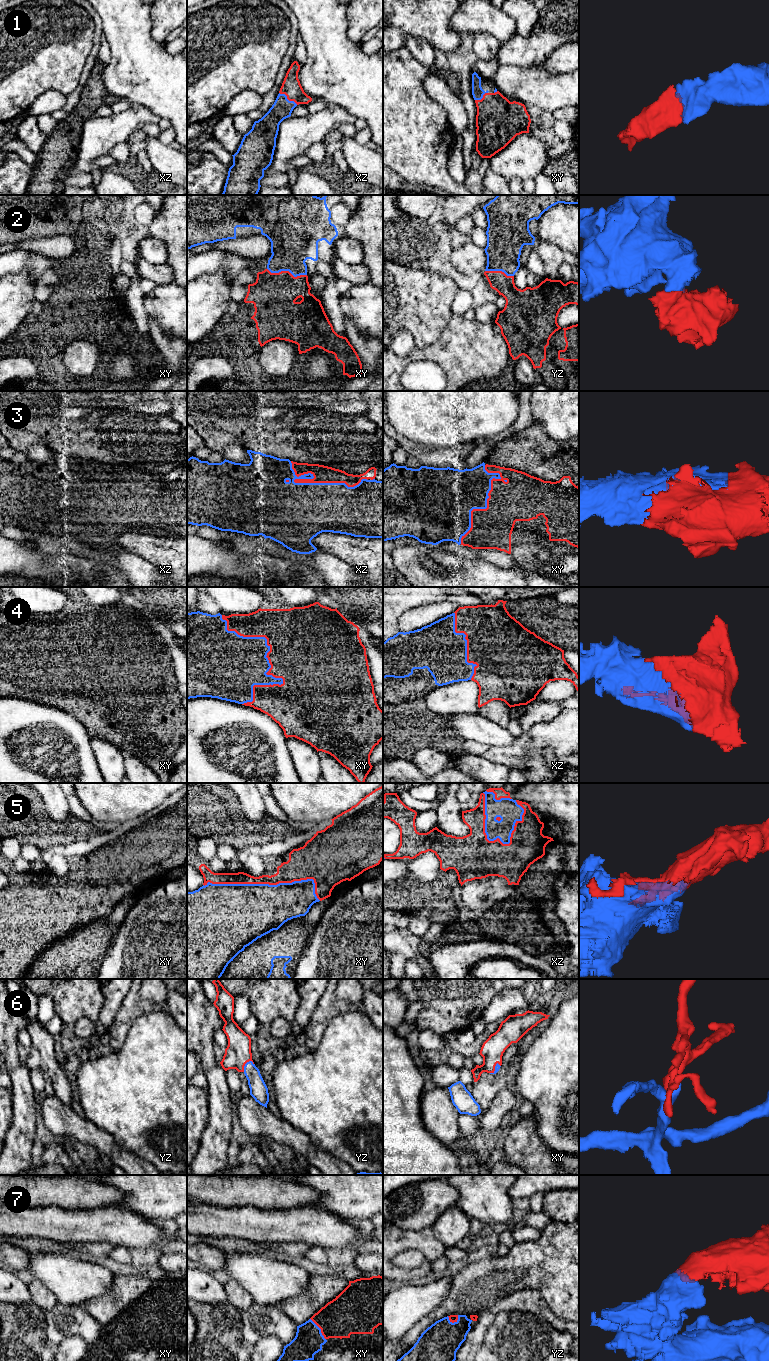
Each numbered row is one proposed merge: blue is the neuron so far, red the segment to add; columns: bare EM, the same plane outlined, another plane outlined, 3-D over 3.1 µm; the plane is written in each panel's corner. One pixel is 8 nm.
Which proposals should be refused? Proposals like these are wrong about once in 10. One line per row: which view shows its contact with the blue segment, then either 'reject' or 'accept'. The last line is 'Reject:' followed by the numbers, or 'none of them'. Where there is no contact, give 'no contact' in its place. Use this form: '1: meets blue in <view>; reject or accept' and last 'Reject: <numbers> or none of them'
1: meets blue in xz; accept
2: meets blue in xy; accept
3: meets blue in xz; accept
4: meets blue in xy; accept
5: meets blue in xy; accept
6: meets blue in yz; accept
7: meets blue in xy; accept
Reject: none of them

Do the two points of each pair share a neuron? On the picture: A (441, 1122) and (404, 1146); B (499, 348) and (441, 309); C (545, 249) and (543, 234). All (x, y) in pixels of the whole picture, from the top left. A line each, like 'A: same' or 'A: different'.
A: different
B: different
C: different

